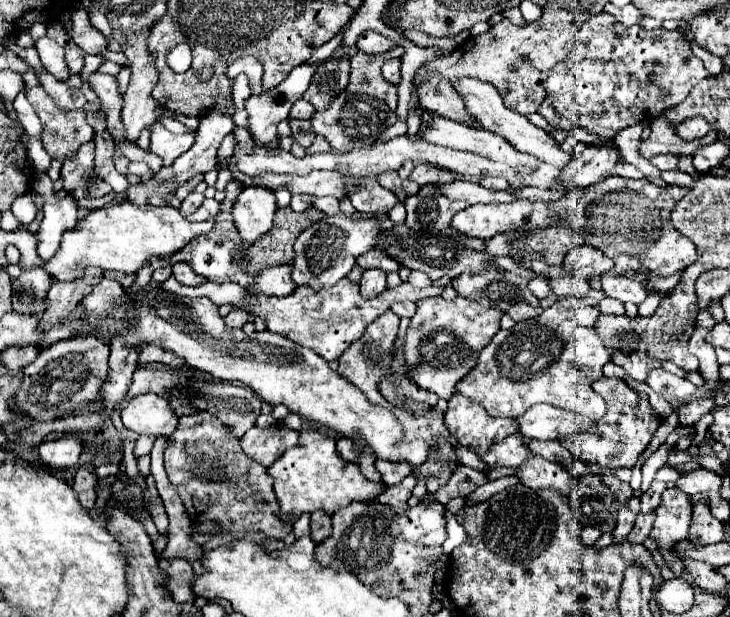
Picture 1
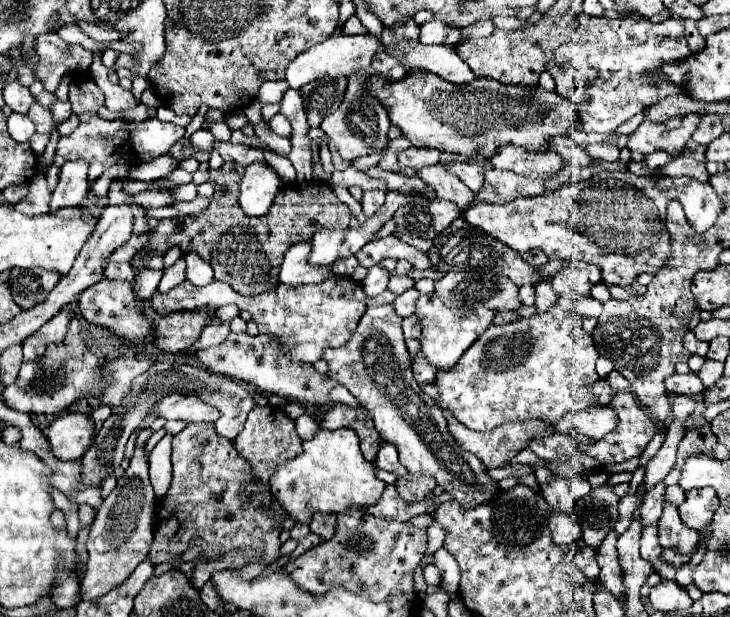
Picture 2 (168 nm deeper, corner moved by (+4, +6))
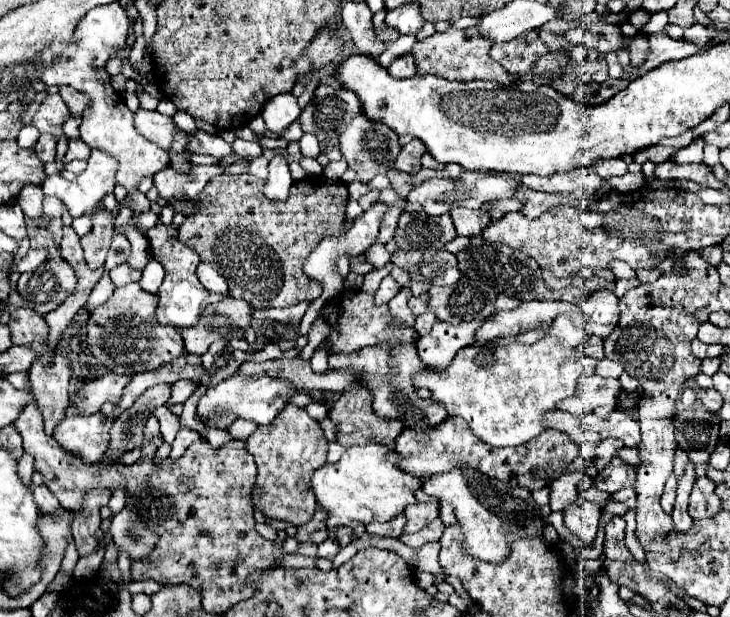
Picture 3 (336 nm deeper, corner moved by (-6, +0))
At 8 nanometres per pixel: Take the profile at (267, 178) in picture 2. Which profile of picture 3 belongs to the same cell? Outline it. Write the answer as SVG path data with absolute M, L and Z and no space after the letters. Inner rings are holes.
M275 155L269 161L269 177L263 185L263 197L269 201L283 201L289 195L289 187L293 185L287 161L279 155Z

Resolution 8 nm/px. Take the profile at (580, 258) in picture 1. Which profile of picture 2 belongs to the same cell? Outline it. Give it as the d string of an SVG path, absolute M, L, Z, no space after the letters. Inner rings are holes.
M577 261L577 263L569 263L569 267L561 269L551 283L559 295L591 297L591 287L597 285L599 281L601 281L601 269L597 265Z

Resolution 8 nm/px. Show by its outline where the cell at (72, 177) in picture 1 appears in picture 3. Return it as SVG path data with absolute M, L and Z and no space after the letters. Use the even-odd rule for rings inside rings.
M113 2L90 10L77 23L75 33L73 33L75 43L51 41L47 47L39 51L39 59L43 65L41 81L47 87L49 85L69 85L89 97L89 105L83 113L83 123L79 127L81 139L91 149L101 149L119 161L117 185L125 187L127 193L135 191L143 177L153 177L157 171L169 167L171 155L183 153L189 145L189 133L175 129L171 149L161 149L159 145L143 139L143 135L139 135L135 127L131 125L133 111L129 111L129 107L123 103L119 93L111 87L111 77L103 71L111 53L125 49L129 31L131 31L131 23L129 23L126 11L123 11L119 2Z

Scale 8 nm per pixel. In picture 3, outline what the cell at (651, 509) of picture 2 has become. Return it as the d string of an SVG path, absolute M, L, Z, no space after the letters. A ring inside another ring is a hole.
M671 475L671 477L667 479L667 485L665 485L665 491L663 491L663 497L661 497L661 507L663 507L665 513L671 513L671 511L673 511L675 491L677 491L677 477Z

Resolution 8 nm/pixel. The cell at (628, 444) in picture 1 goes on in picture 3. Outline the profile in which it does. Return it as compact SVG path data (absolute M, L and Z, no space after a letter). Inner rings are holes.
M621 447L621 449L617 451L617 455L619 455L625 463L629 463L631 467L639 467L639 465L641 465L641 461L639 461L639 447Z

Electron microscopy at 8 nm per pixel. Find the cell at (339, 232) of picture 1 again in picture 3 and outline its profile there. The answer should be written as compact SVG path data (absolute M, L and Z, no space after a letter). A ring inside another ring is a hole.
M463 171L459 179L429 179L423 185L417 185L411 189L411 193L405 199L403 211L425 211L429 215L443 215L449 213L453 207L467 207L467 209L479 209L487 201L497 201L503 197L511 197L517 187L517 181L507 173L483 173L483 171Z

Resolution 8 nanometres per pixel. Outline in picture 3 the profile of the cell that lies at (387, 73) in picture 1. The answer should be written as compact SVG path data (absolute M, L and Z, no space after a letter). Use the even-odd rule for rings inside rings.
M401 57L399 61L393 61L387 71L389 71L389 75L395 77L395 79L407 79L407 77L415 77L415 75L417 75L413 57Z

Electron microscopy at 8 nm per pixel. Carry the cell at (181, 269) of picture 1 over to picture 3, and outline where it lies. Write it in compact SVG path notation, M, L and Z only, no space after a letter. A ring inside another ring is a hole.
M201 263L197 267L197 277L199 277L201 285L207 291L211 291L211 293L227 293L227 281L209 263Z

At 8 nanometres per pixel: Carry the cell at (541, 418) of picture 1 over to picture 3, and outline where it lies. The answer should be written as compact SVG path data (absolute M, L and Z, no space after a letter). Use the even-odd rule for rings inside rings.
M613 411L607 419L595 419L593 427L587 429L587 441L597 443L607 437L615 437L627 447L639 445L639 423L623 411Z

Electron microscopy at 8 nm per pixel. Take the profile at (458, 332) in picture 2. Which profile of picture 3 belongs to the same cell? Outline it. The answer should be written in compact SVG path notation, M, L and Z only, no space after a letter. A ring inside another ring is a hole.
M529 301L521 303L515 309L509 311L497 311L493 317L483 321L483 325L475 331L475 343L485 345L491 339L505 337L505 335L517 335L527 329L537 327L541 321L555 319L561 313L573 313L575 305L561 303L561 301Z

